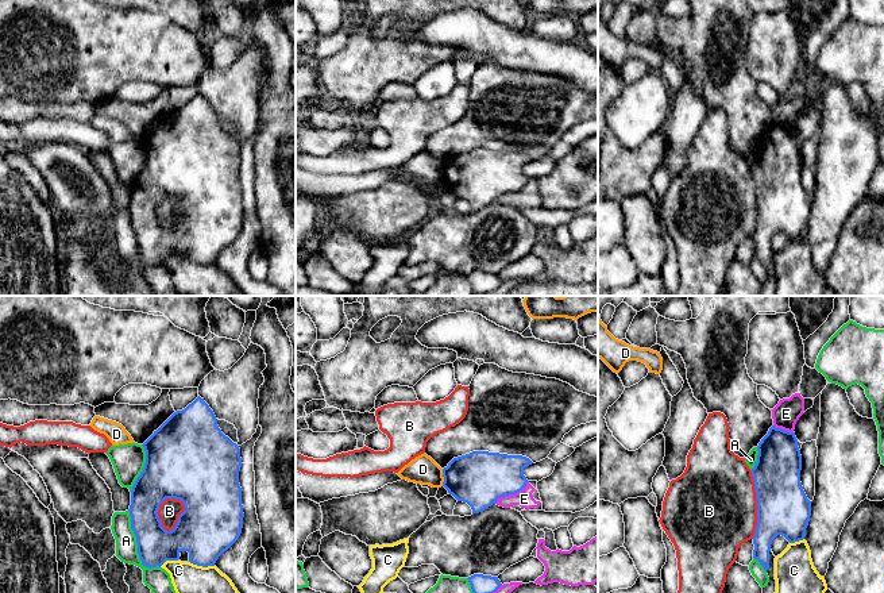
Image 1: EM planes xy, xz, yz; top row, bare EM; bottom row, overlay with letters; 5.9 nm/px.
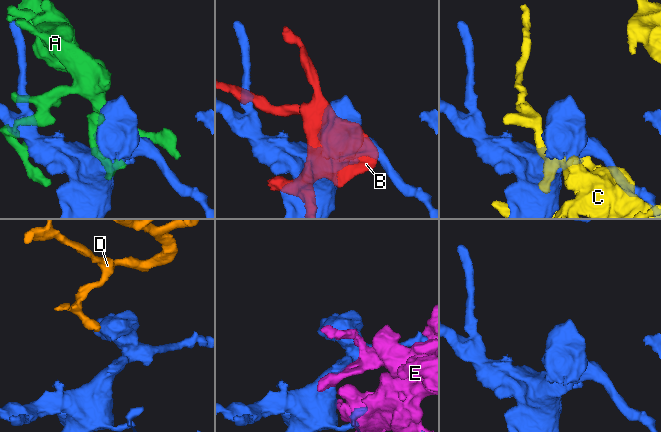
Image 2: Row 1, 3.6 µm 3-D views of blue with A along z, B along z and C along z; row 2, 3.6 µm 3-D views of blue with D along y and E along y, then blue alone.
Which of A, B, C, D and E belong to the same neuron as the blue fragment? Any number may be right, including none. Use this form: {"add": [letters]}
{"add": []}

